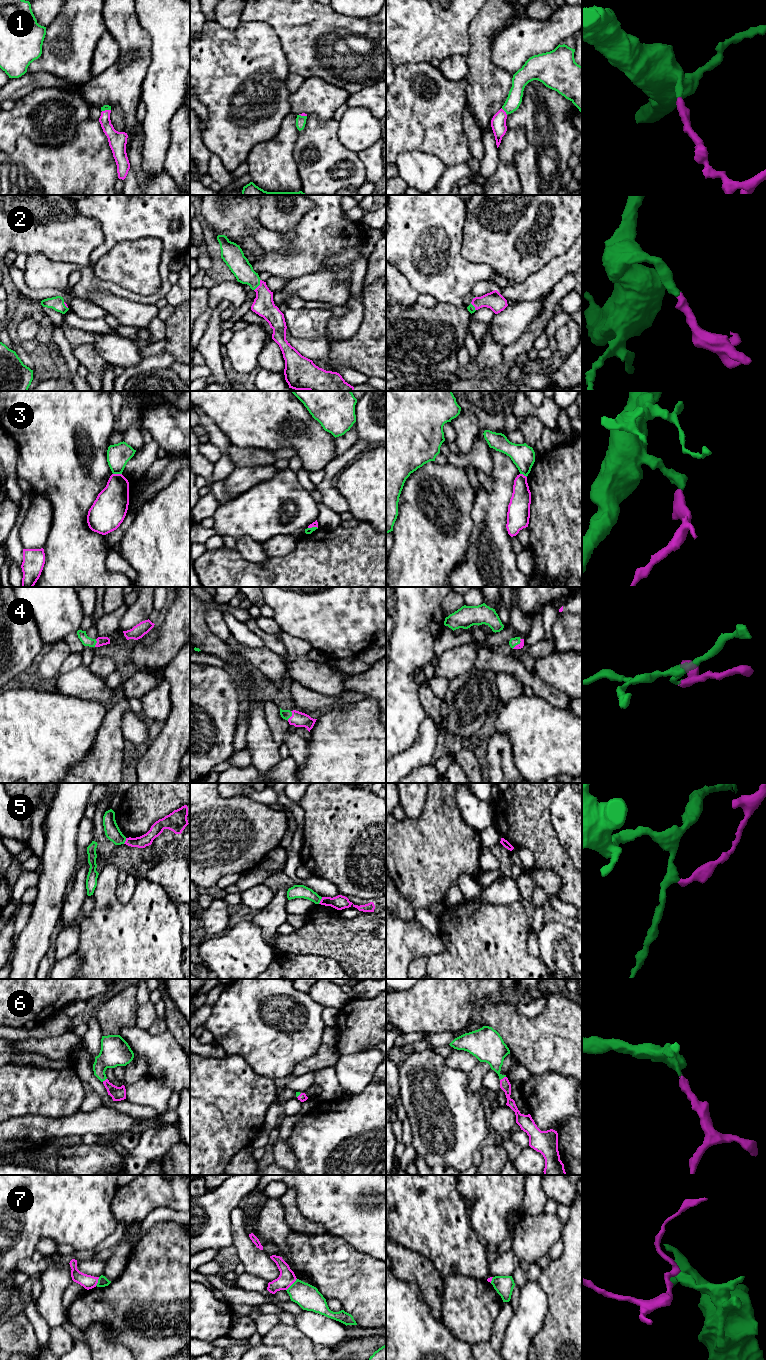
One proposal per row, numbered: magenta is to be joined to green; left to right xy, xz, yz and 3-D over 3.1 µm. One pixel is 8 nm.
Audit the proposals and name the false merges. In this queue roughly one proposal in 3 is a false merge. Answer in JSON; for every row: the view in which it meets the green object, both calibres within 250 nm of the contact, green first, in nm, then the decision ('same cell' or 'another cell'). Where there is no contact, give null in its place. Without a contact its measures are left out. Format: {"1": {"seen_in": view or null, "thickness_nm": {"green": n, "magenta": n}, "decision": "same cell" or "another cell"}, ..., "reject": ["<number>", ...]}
{"1": {"seen_in": "yz", "thickness_nm": {"green": 120, "magenta": 130}, "decision": "same cell"}, "2": {"seen_in": "xz", "thickness_nm": {"green": 160, "magenta": 170}, "decision": "same cell"}, "3": {"seen_in": "xy", "thickness_nm": {"green": 180, "magenta": 260}, "decision": "another cell"}, "4": {"seen_in": "xz", "thickness_nm": {"green": 80, "magenta": 120}, "decision": "same cell"}, "5": {"seen_in": "xz", "thickness_nm": {"green": 110, "magenta": 120}, "decision": "another cell"}, "6": {"seen_in": "yz", "thickness_nm": {"green": 220, "magenta": 90}, "decision": "same cell"}, "7": {"seen_in": "xz", "thickness_nm": {"green": 200, "magenta": 130}, "decision": "another cell"}, "reject": ["3", "5", "7"]}

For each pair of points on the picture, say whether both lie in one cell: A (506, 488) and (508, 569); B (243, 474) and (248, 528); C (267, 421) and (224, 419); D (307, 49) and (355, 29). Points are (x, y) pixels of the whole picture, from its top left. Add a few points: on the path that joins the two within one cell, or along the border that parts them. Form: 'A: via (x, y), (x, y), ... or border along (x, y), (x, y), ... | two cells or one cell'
A: via (496, 508), (496, 549) | one cell
B: border along (266, 479), (254, 484), (230, 500) | two cells
C: via (256, 419), (235, 419) | one cell
D: via (315, 36), (328, 23), (342, 23) | one cell

